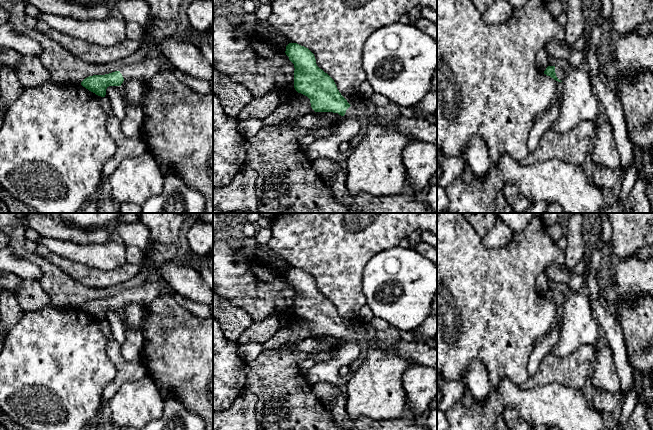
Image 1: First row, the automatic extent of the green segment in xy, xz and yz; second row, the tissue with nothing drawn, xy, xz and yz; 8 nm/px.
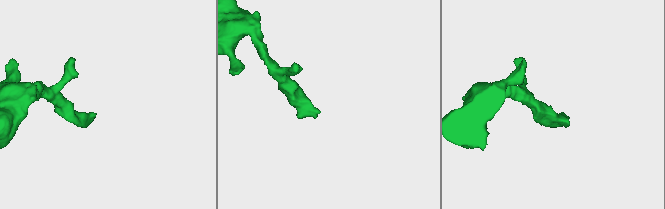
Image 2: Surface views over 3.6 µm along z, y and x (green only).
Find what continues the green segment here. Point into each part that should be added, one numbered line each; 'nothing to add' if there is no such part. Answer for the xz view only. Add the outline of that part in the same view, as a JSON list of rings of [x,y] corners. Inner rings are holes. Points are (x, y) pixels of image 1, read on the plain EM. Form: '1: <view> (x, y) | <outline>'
1: xz (366, 332) | [[[363,322],[359,328],[351,329],[346,334],[345,339],[370,343],[375,340],[377,332],[378,331],[369,322]]]

